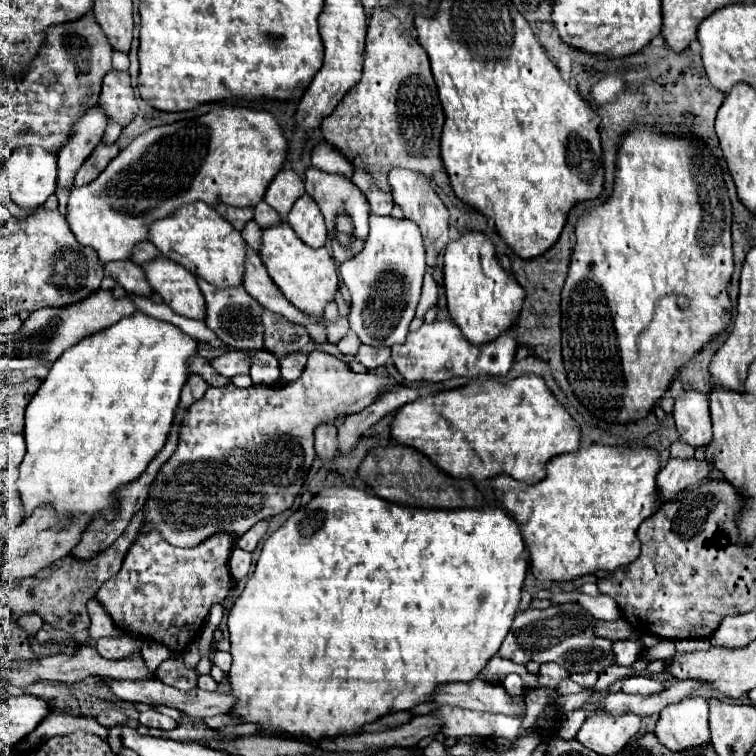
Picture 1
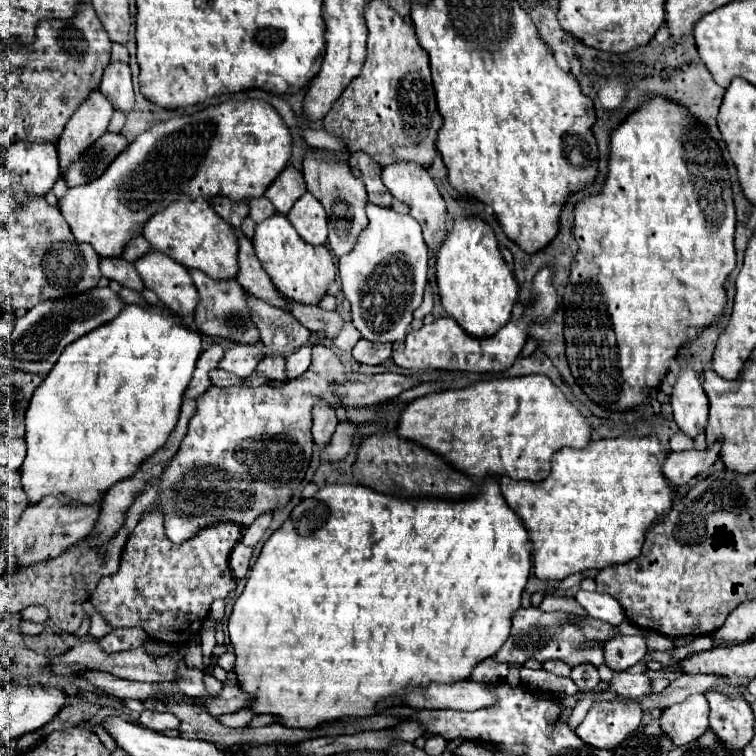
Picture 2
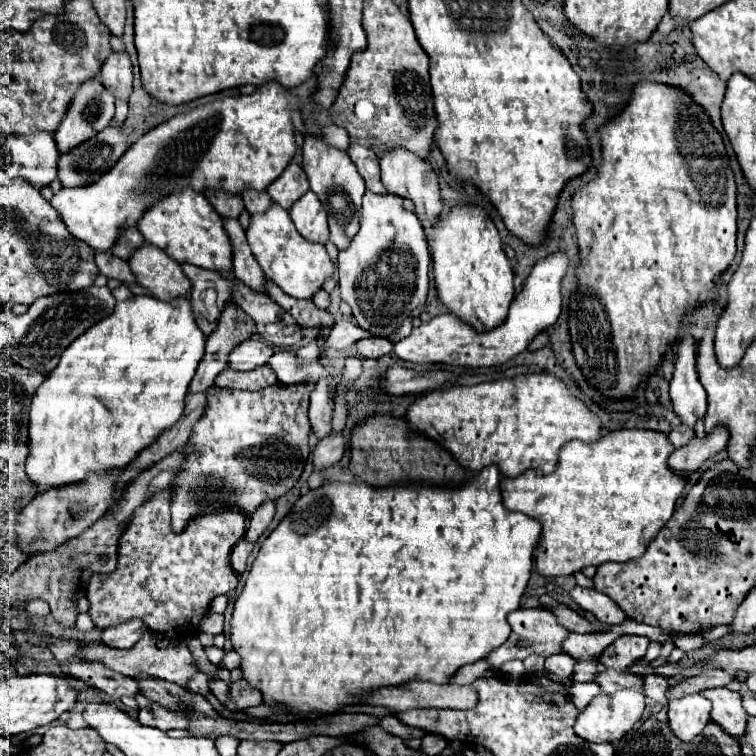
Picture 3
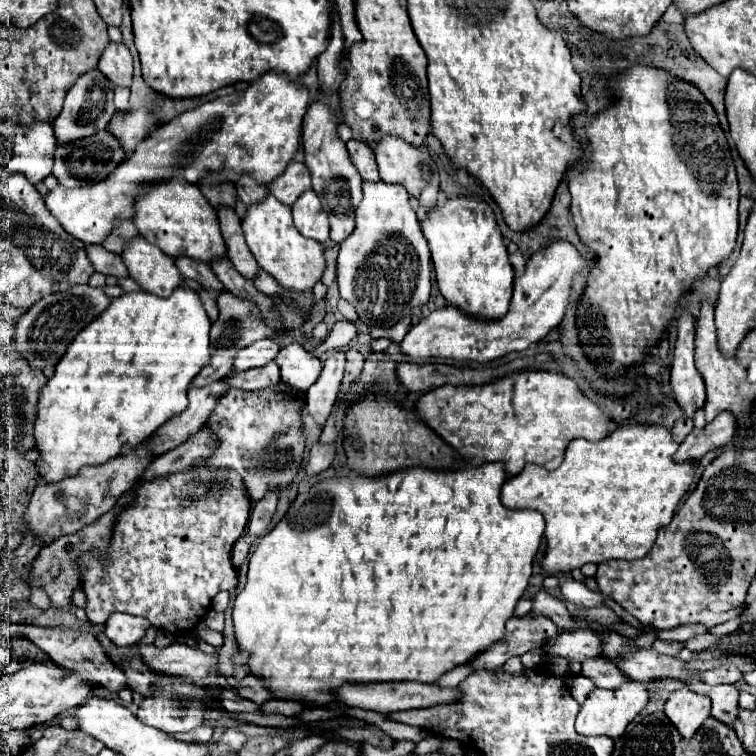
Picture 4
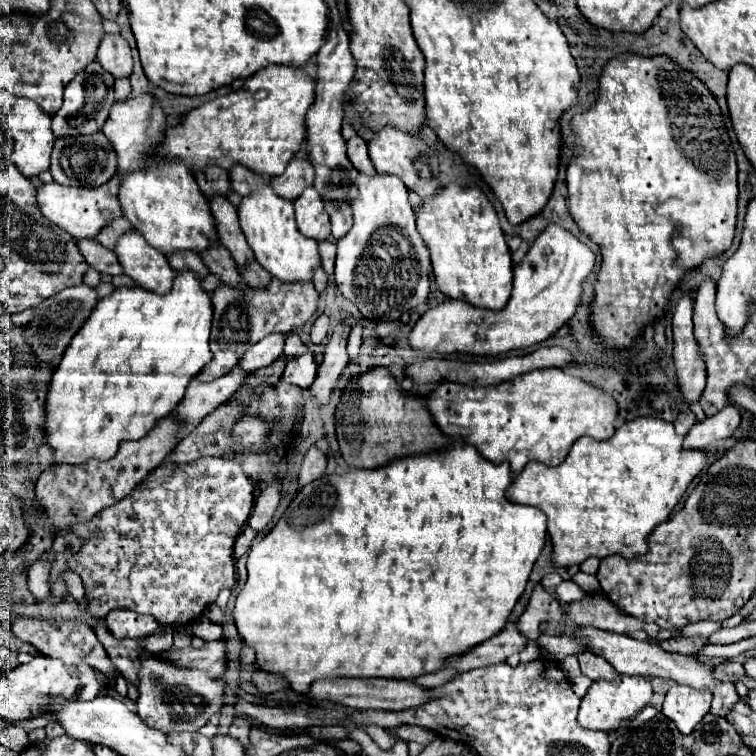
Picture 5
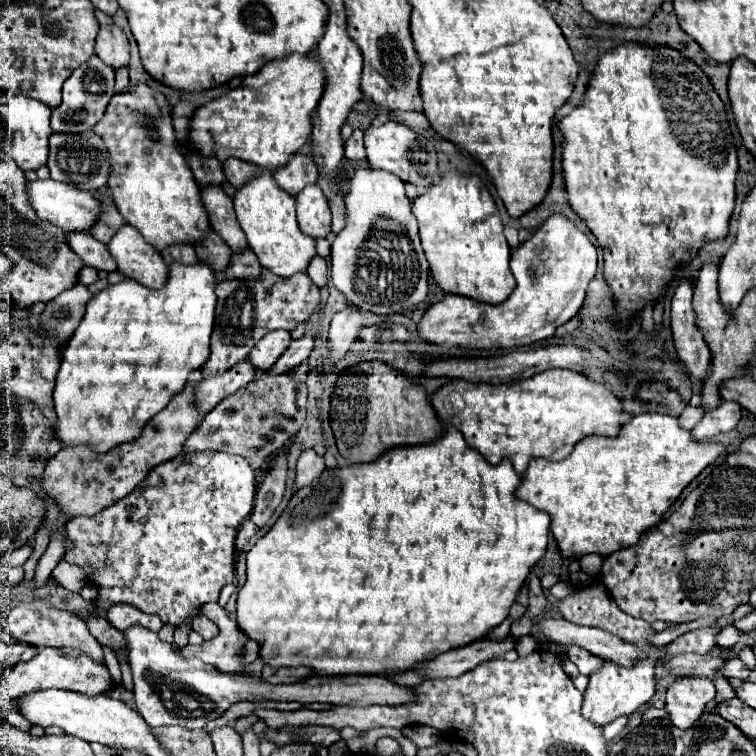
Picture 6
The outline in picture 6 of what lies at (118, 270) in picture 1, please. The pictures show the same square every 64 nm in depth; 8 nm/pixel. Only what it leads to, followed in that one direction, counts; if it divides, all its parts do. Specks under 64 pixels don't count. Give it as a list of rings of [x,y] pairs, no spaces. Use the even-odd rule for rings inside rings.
[[[66,232],[66,242],[84,264],[106,272],[116,270],[116,262],[108,254],[106,246],[96,238],[92,238],[88,232]]]

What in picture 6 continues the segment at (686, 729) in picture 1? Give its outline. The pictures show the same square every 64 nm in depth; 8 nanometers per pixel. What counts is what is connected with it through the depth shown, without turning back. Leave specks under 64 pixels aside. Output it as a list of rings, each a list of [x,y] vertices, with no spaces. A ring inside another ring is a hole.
[[[678,676],[666,694],[666,712],[678,728],[688,728],[700,718],[716,688],[706,676]]]

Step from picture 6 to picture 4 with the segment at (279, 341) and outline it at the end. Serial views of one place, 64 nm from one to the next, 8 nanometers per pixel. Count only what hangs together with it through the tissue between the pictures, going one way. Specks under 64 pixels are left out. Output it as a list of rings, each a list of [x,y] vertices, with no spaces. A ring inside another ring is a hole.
[[[264,338],[260,342],[254,342],[252,346],[246,346],[244,350],[240,350],[240,354],[236,354],[234,368],[238,372],[242,372],[242,370],[266,366],[268,362],[272,362],[276,358],[278,352],[280,352],[280,344],[274,338]]]

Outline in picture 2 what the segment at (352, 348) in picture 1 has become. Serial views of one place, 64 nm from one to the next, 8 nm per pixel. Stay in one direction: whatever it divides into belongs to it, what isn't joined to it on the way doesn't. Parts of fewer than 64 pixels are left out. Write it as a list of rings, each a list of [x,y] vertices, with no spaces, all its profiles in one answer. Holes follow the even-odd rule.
[[[346,322],[346,324],[342,326],[342,330],[338,332],[338,336],[336,336],[332,342],[334,342],[336,348],[340,348],[340,350],[344,350],[344,352],[350,352],[358,340],[360,340],[358,330],[354,328],[352,322]]]

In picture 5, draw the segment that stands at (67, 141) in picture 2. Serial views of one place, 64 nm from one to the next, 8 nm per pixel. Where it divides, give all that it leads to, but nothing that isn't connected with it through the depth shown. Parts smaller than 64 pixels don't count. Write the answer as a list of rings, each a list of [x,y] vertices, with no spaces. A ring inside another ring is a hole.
[[[98,60],[90,62],[76,78],[64,88],[64,104],[52,116],[52,132],[56,138],[76,136],[76,134],[92,134],[98,132],[100,126],[108,118],[108,110],[114,102],[114,76],[106,72]]]

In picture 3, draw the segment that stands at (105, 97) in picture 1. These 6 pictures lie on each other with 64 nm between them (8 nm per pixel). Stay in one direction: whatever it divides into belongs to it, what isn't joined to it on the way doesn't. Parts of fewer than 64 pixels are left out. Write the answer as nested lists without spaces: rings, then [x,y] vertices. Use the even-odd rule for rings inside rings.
[[[112,50],[100,68],[100,80],[114,96],[128,98],[132,92],[132,62],[128,52]]]

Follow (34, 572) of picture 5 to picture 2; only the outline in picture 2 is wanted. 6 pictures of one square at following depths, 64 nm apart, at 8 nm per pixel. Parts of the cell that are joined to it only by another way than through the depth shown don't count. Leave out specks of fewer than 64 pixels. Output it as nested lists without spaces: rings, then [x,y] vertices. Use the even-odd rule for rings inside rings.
[[[30,606],[30,608],[24,608],[24,610],[20,612],[20,616],[26,618],[26,620],[44,624],[44,622],[48,620],[48,610],[46,610],[46,606]]]

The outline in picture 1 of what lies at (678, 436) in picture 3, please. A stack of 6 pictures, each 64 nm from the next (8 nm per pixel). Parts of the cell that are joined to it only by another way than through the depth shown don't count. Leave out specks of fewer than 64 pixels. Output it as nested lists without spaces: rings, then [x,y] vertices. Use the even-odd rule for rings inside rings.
[[[676,440],[672,446],[670,446],[670,454],[676,458],[690,458],[690,456],[694,456],[694,448],[690,446],[690,444],[686,444],[686,442],[682,442],[682,440]]]

